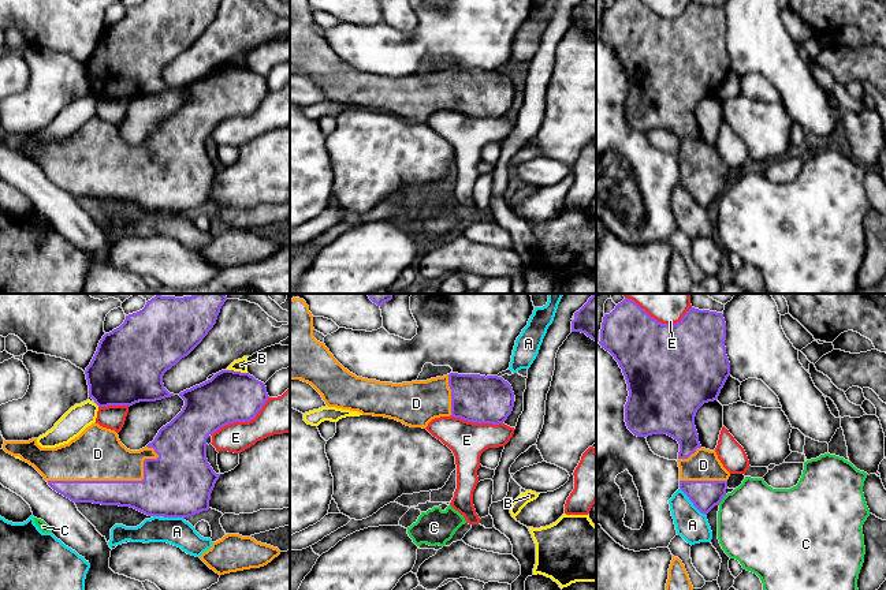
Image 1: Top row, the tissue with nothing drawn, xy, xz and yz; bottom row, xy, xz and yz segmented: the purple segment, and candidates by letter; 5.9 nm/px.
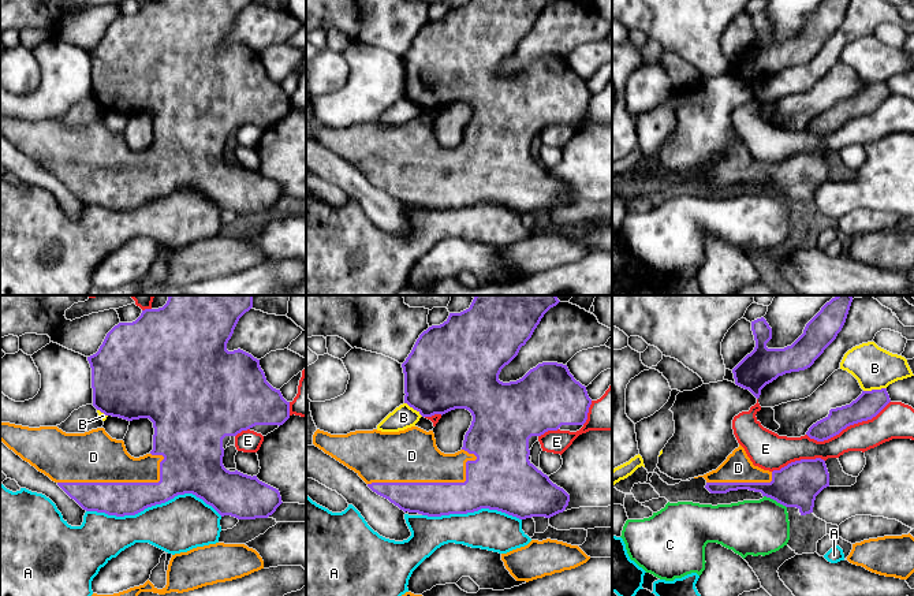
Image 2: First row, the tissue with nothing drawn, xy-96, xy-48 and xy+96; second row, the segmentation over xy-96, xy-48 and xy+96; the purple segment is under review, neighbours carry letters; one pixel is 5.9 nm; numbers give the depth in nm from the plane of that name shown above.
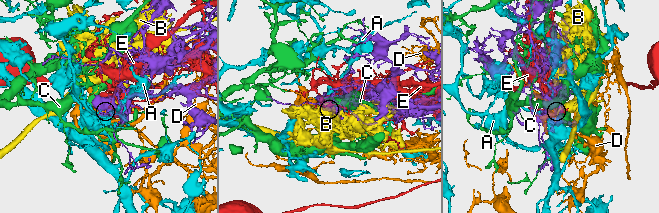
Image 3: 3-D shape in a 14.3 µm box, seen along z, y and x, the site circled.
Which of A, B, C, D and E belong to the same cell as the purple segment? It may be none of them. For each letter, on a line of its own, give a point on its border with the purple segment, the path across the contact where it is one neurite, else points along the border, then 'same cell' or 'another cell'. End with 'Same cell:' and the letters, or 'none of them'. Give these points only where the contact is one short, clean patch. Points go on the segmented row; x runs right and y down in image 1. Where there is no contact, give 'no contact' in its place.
A: meets purple in yz at (692, 501); another cell
B: meets purple in xy at (237, 372); another cell
C: meets purple in yz at (721, 500); another cell
D: meets purple in xy at (111, 481); same cell
E: meets purple in xy at (242, 421); another cell
Same cell: D

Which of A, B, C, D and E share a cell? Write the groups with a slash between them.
A / B / C / D / E

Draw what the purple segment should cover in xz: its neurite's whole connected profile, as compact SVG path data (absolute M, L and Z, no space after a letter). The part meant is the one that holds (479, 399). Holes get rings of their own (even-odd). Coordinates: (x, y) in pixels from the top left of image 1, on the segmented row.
M290 299L290 380L310 384L328 407L384 417L410 427L425 429L440 417L461 418L473 423L503 423L514 407L511 385L498 376L450 373L427 381L402 384L357 377L345 369L324 343L313 337L313 315L304 299Z

